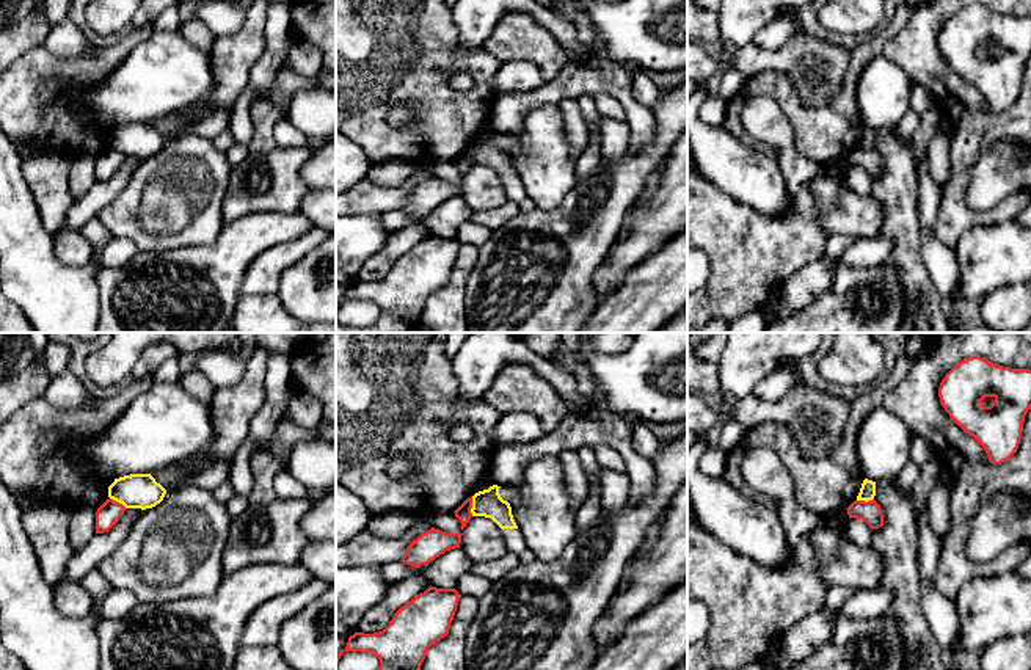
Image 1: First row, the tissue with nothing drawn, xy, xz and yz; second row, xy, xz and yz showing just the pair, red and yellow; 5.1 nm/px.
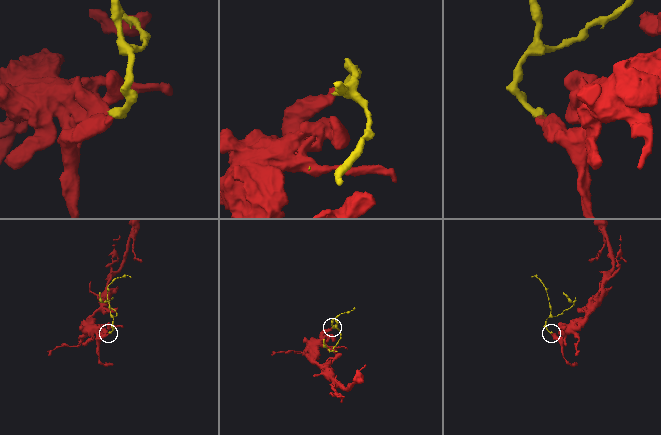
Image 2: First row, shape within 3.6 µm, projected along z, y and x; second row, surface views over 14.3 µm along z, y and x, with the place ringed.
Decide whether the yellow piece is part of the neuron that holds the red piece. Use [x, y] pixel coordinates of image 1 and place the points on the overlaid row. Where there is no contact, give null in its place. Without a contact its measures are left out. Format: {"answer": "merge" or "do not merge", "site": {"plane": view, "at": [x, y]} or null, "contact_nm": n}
{"answer": "do not merge", "site": {"plane": "xz", "at": [471, 506]}, "contact_nm": 100}

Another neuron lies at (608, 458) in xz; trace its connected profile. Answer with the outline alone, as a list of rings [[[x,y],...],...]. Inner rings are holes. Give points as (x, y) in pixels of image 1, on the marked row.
[[[598,446],[593,447],[593,453],[603,471],[626,472],[626,464],[617,450],[607,446]]]

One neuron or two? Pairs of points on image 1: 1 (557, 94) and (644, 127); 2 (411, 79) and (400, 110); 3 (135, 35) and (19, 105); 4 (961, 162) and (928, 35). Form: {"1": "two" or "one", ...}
{"1": "one", "2": "two", "3": "one", "4": "one"}

